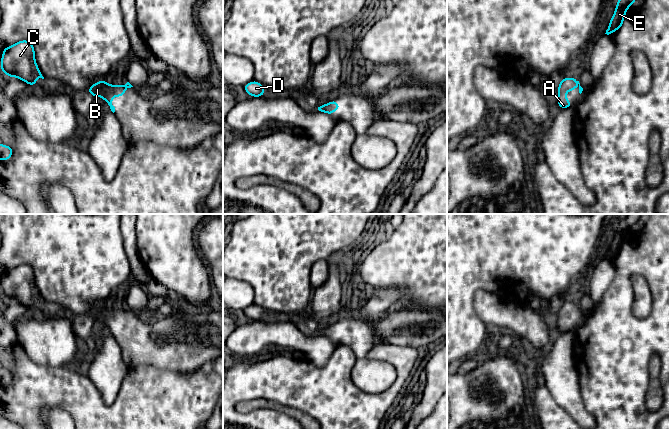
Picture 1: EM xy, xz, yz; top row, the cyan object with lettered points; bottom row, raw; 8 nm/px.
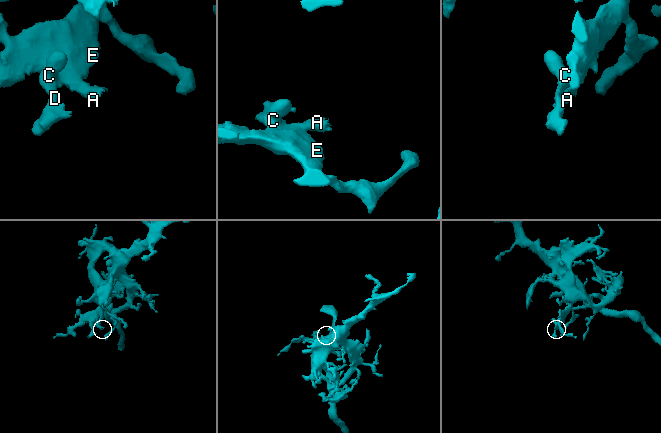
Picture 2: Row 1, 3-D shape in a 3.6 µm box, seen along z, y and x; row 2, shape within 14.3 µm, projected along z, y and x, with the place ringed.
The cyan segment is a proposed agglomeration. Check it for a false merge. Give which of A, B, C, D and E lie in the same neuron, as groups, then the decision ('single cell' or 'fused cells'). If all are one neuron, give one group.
groups A B C D E; single cell

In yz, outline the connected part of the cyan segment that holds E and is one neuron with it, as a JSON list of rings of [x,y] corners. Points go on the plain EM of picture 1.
[[[627,214],[626,217],[619,221],[614,238],[610,243],[610,247],[605,258],[609,259],[614,257],[622,251],[626,235],[635,226],[641,215],[642,214]]]

